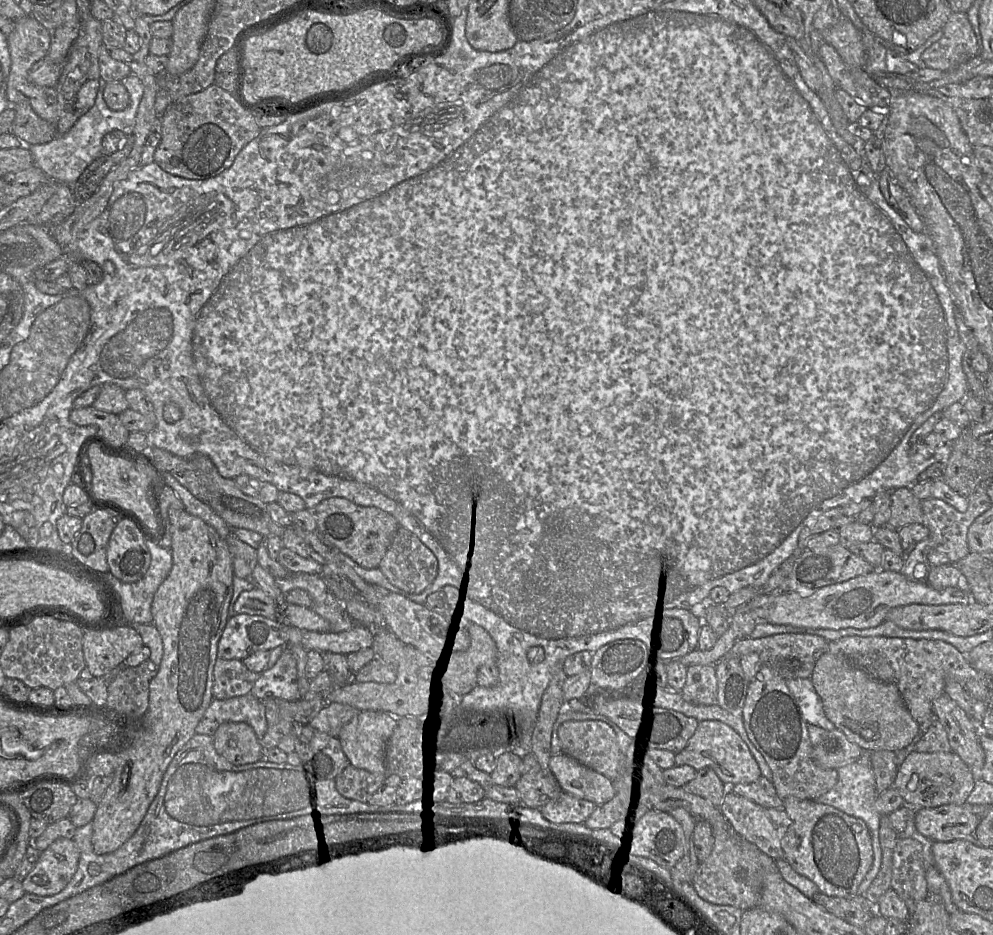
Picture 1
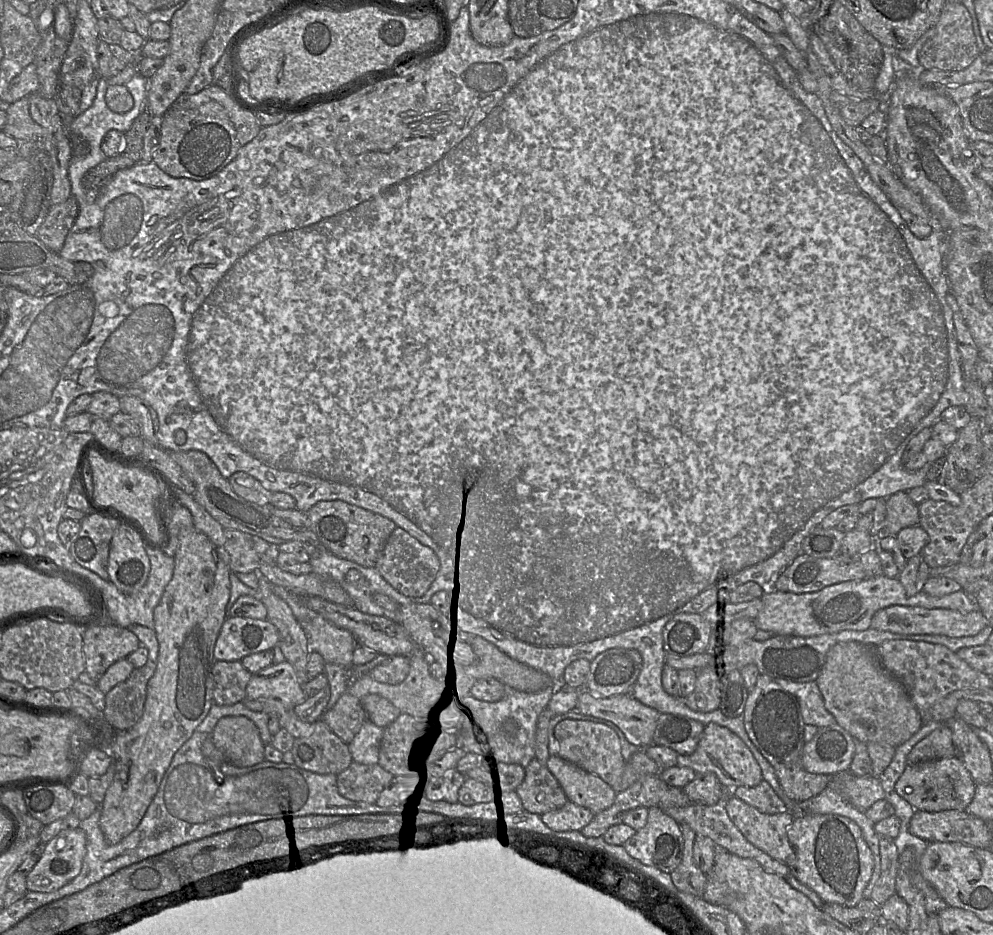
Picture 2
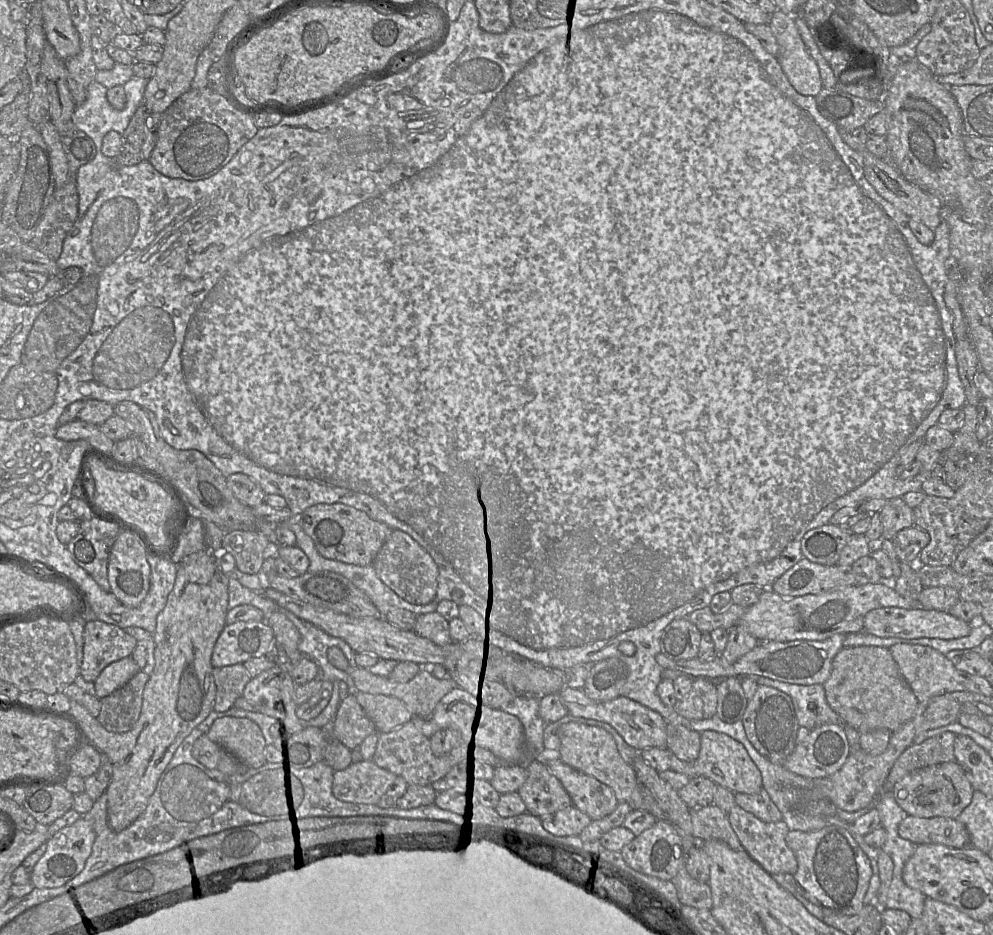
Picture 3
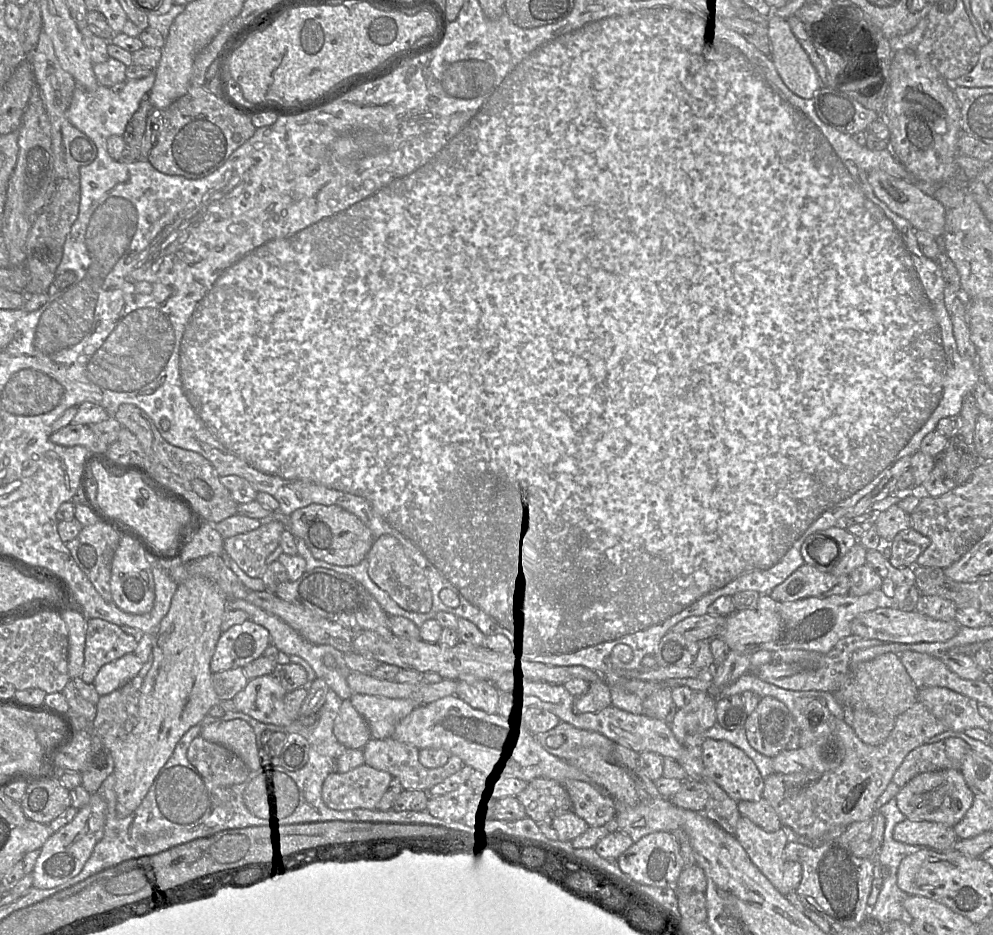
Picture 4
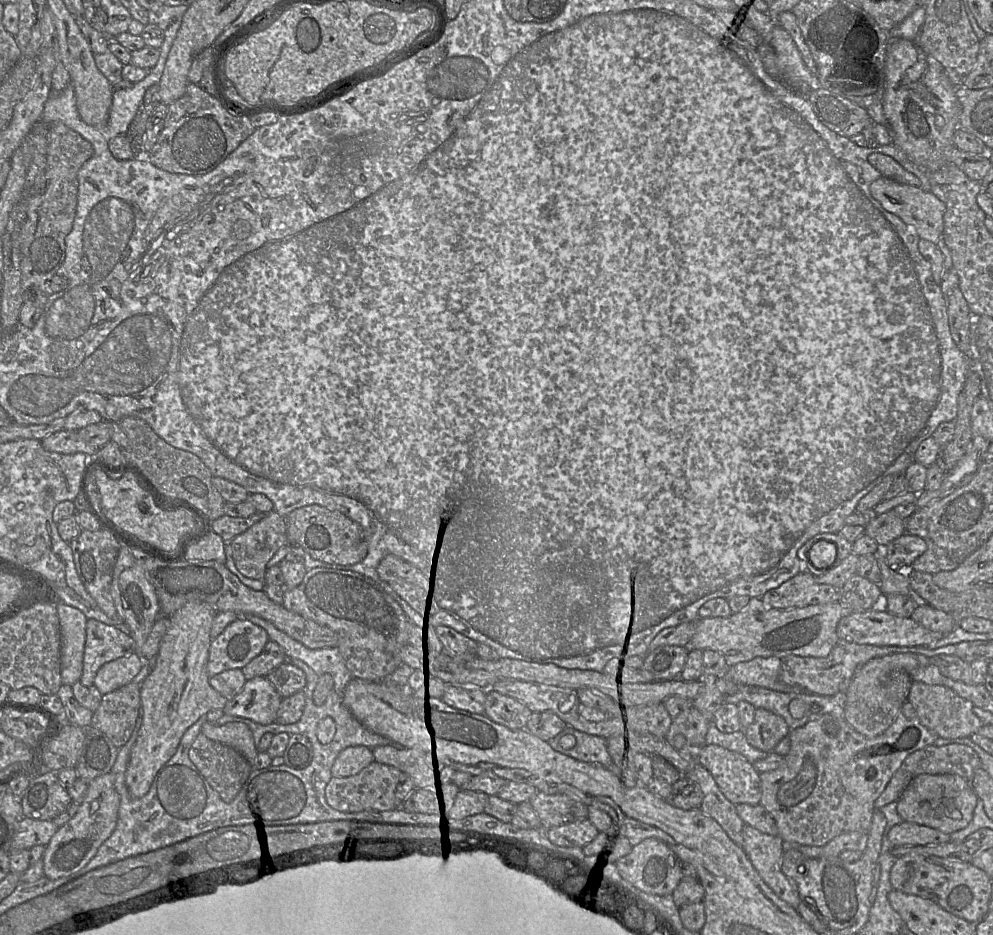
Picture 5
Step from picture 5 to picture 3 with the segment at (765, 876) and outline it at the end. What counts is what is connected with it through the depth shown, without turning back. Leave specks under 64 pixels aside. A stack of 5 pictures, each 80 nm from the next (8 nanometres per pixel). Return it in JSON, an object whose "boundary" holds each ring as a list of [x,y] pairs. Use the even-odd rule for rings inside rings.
{"boundary":[[[735,805],[728,814],[729,821],[744,850],[769,874],[788,873],[794,875],[798,868],[797,859],[786,843],[789,827],[784,820],[764,822],[739,805]]]}

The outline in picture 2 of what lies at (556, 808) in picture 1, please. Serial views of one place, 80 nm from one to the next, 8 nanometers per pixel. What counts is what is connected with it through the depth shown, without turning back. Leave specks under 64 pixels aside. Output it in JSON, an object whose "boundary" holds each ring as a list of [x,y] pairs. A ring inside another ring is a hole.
{"boundary":[[[569,800],[556,810],[540,815],[542,822],[554,831],[580,831],[589,824],[595,814]]]}

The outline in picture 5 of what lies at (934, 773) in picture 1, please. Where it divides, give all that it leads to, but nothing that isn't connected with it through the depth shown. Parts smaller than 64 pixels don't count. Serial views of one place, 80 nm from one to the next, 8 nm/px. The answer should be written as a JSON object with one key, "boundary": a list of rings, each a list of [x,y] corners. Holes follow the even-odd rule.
{"boundary":[[[920,774],[914,777],[897,801],[903,821],[914,822],[951,834],[965,828],[973,817],[977,795],[970,782],[957,774]]]}

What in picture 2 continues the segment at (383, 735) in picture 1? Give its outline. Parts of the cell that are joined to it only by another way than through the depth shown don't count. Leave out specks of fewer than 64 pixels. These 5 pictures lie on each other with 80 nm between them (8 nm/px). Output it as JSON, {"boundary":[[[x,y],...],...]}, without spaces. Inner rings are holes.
{"boundary":[[[367,720],[348,744],[352,760],[365,765],[376,764],[383,733],[384,728]]]}

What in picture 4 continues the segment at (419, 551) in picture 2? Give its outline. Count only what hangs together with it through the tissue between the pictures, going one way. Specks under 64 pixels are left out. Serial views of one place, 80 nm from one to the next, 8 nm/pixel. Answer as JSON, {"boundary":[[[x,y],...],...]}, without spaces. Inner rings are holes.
{"boundary":[[[384,535],[375,539],[367,558],[369,576],[372,581],[385,591],[400,607],[418,613],[431,611],[432,592],[426,570],[421,568],[408,555],[403,545],[395,537]]]}

